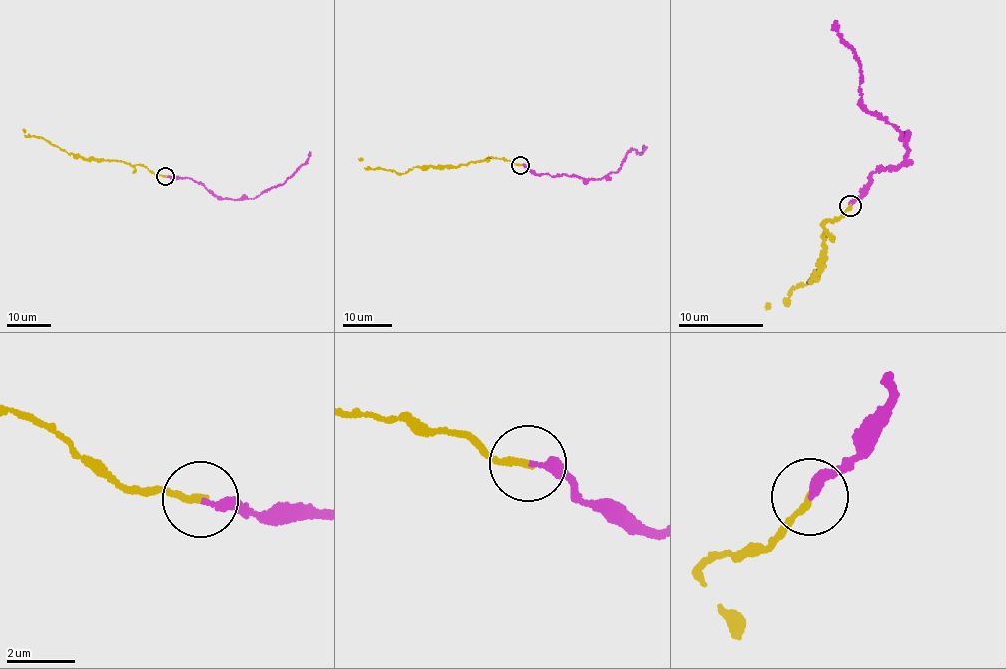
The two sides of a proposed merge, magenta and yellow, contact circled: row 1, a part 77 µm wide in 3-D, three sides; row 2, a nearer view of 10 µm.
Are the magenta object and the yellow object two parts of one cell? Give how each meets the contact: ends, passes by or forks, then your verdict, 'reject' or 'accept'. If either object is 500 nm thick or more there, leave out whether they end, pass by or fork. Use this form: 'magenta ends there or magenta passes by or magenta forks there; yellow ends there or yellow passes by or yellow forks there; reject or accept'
magenta ends there; yellow ends there; reject

